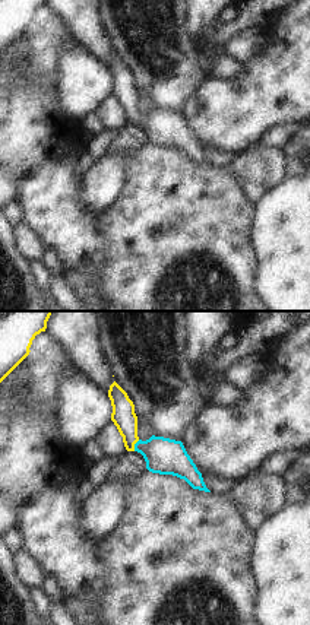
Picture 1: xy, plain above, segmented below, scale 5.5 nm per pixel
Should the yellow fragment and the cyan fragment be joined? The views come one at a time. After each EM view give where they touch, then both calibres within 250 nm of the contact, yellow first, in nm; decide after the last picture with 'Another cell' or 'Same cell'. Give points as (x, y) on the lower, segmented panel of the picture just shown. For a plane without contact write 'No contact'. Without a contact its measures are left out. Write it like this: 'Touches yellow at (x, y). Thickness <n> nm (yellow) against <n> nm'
Touches yellow at (133, 446). Thickness 130 nm (yellow) against 200 nm

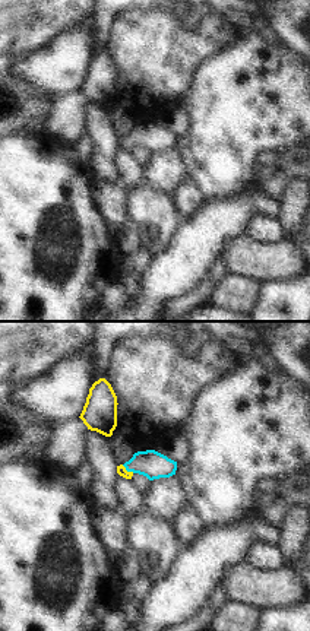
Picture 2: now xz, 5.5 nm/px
Touches yellow at (126, 471). Thickness 50 nm (yellow) against 150 nm

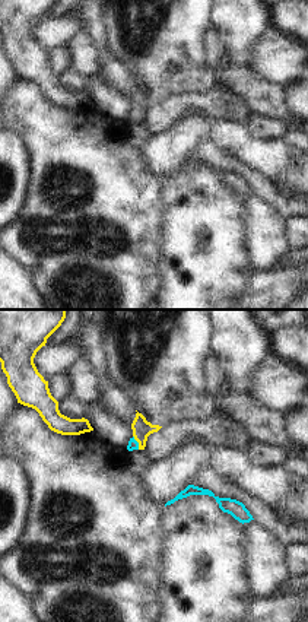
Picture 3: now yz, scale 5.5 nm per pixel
Touches yellow at (137, 441). Thickness 100 nm (yellow) against 60 nm

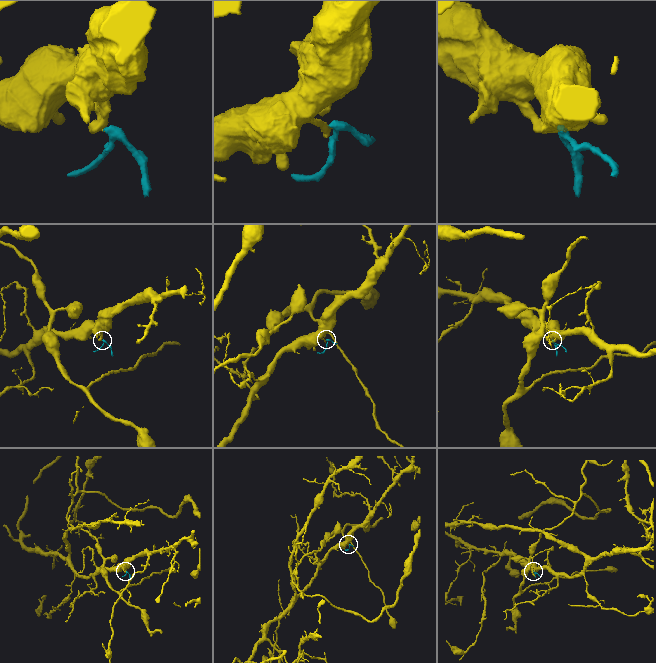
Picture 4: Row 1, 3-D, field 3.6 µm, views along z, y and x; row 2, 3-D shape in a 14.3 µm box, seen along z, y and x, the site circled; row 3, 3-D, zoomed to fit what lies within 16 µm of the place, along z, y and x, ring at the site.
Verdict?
Same cell

